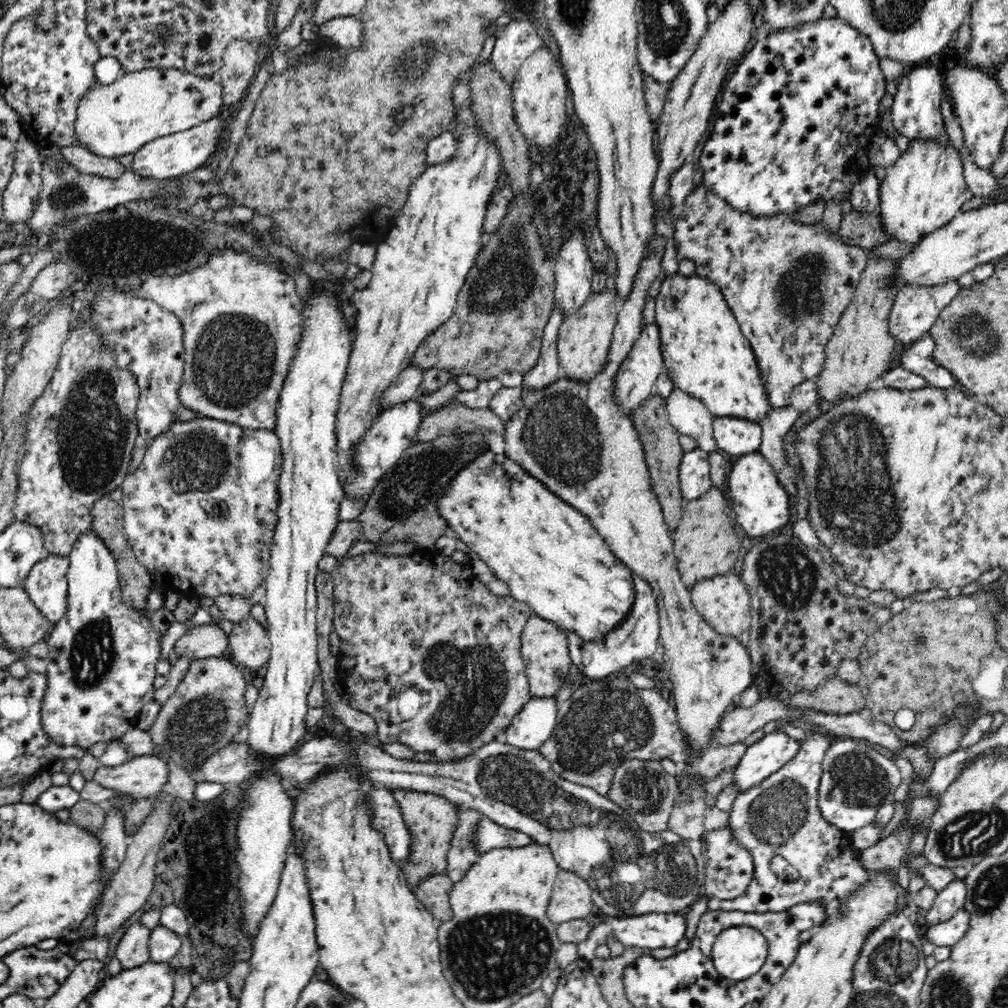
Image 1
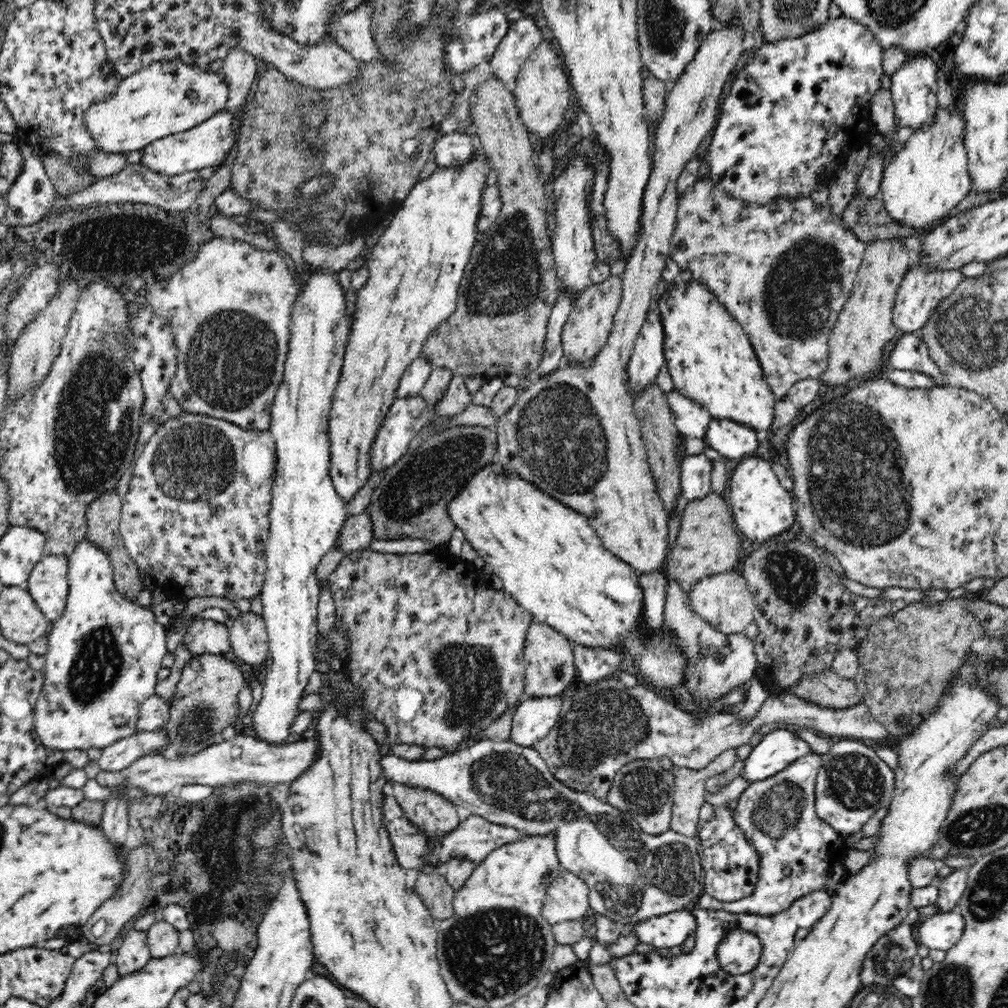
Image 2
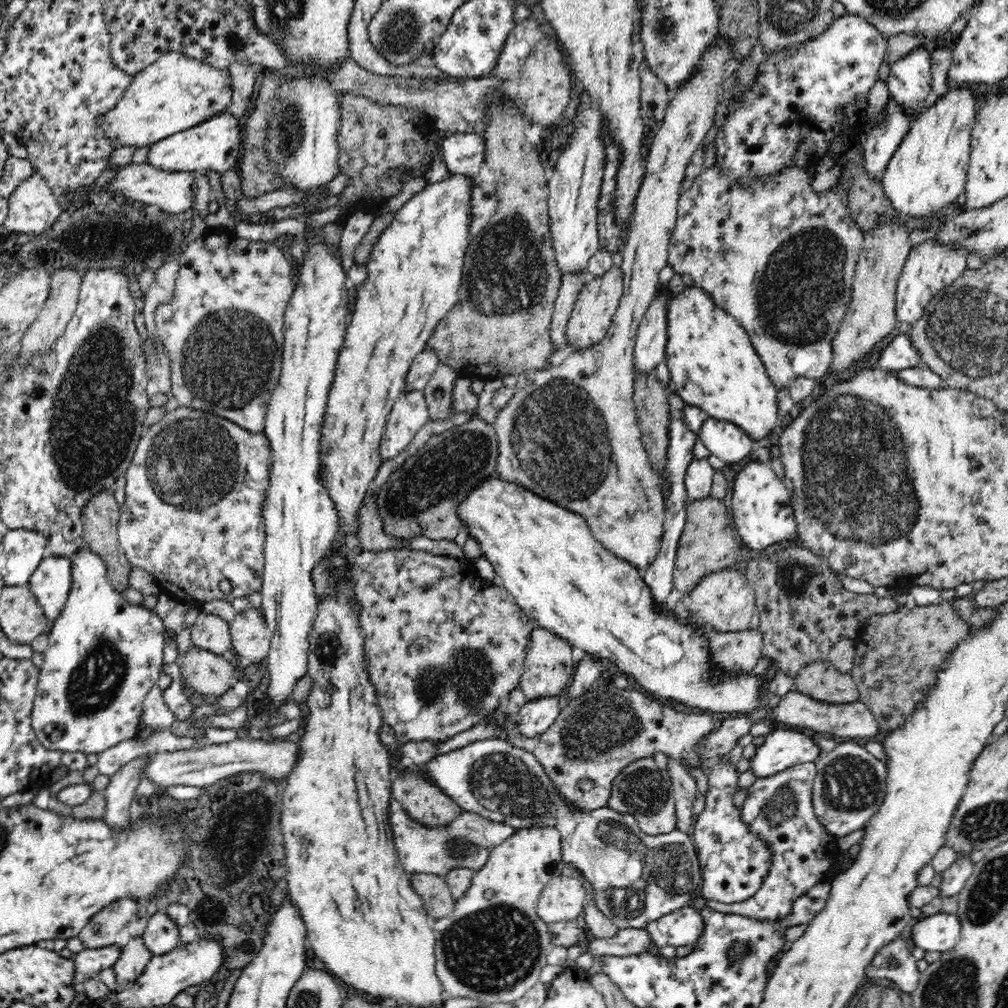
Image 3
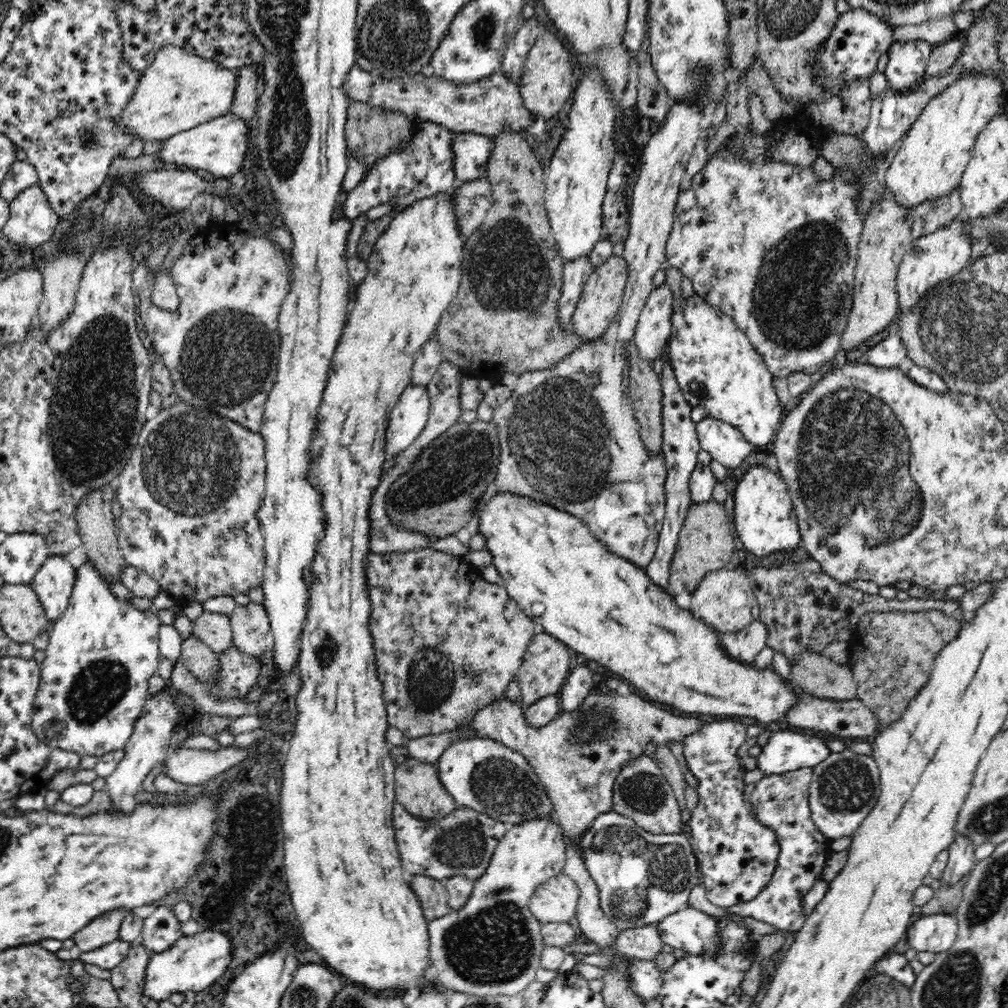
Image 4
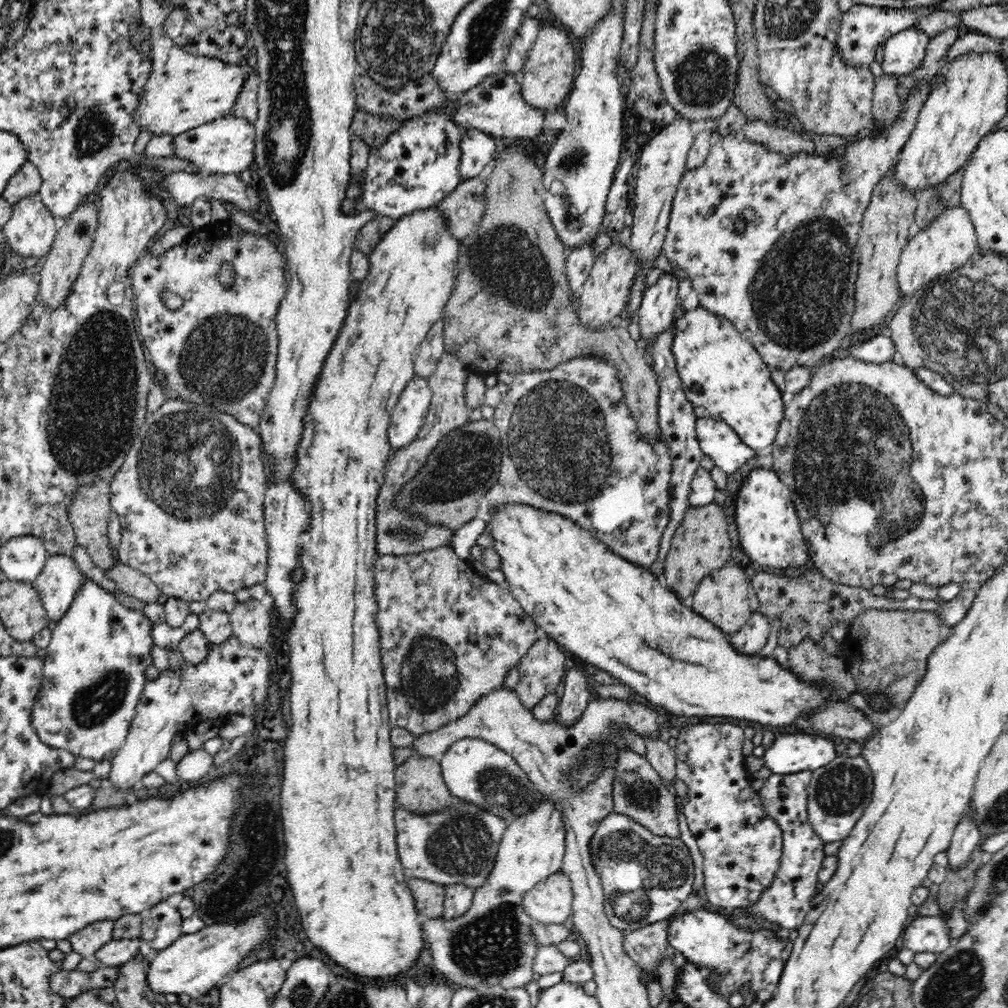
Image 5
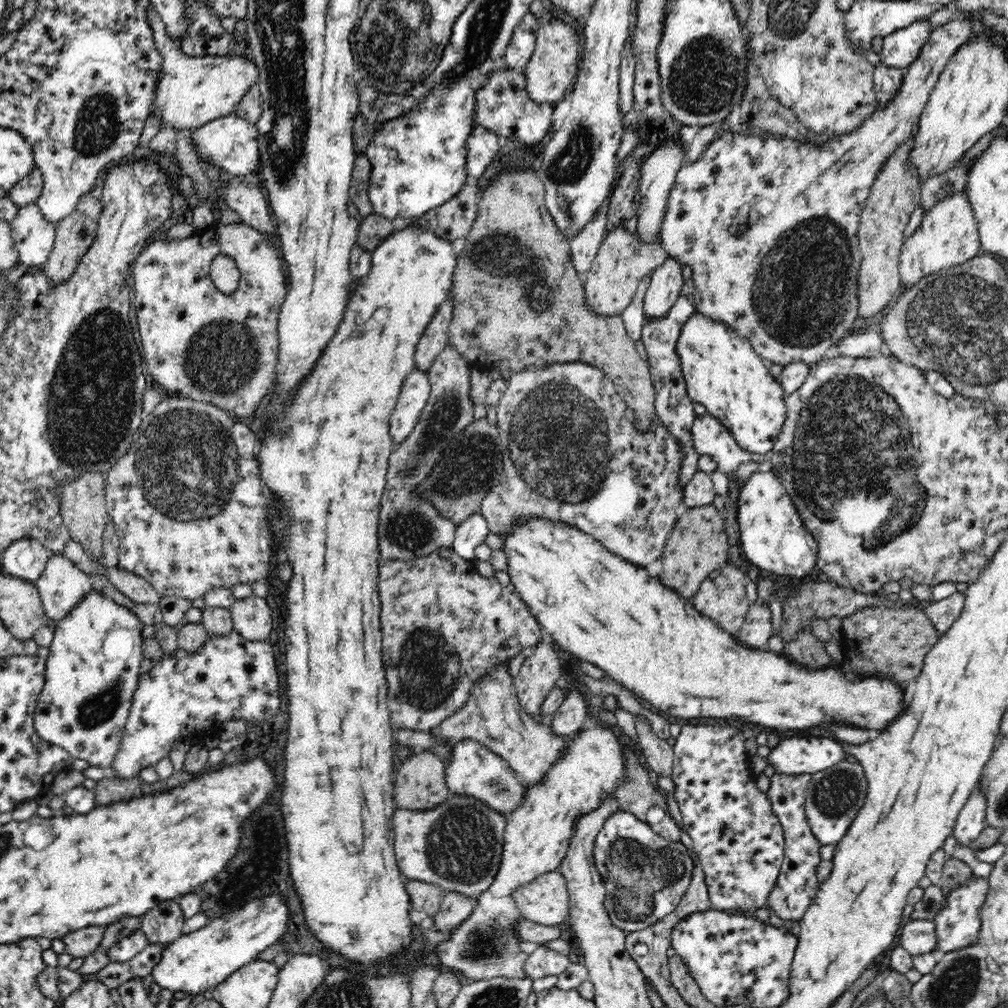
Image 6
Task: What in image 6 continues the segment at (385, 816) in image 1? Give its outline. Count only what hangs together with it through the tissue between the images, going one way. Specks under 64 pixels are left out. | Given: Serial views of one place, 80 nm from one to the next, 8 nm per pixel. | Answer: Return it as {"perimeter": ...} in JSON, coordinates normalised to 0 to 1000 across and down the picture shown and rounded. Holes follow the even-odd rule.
{"perimeter":[[[449,788],[440,796],[423,804],[393,802],[390,806],[391,845],[395,861],[408,873],[429,876],[442,885],[456,886],[464,891],[475,889],[488,877],[496,861],[503,810],[486,802],[481,796],[463,788]]]}

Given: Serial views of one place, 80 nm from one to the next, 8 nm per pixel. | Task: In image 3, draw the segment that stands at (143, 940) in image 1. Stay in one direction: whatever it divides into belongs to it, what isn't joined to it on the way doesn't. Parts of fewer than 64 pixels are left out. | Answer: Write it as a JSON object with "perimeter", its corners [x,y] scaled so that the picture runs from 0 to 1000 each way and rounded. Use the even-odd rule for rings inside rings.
{"perimeter":[[[135,930],[120,940],[119,951],[113,956],[113,965],[115,966],[115,975],[121,982],[131,978],[135,971],[139,969],[148,953],[151,951],[151,944],[145,940],[142,930]]]}

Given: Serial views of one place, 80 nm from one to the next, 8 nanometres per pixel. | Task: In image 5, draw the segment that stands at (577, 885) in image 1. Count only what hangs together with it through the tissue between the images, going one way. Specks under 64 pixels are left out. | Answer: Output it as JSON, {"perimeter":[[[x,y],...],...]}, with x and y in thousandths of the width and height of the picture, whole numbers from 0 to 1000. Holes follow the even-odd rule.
{"perimeter":[[[557,865],[546,867],[530,881],[518,887],[522,908],[540,917],[559,917],[567,909],[565,872]]]}

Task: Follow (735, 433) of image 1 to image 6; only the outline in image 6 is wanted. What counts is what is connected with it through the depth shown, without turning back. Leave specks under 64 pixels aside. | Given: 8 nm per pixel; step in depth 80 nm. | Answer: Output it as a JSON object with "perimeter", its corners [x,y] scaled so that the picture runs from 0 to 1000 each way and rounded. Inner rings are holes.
{"perimeter":[[[704,410],[690,413],[685,425],[687,441],[694,451],[705,452],[713,462],[713,466],[724,471],[736,458],[749,457],[755,465],[764,466],[764,459],[757,450],[750,450],[735,445],[724,428]]]}

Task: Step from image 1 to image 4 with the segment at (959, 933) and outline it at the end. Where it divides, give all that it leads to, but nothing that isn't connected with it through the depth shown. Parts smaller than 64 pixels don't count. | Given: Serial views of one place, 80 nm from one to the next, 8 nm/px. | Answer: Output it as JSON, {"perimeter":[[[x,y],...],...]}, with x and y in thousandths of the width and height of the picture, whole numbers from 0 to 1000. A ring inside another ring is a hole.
{"perimeter":[[[933,906],[913,910],[901,920],[898,933],[910,944],[937,944],[944,940],[950,927],[947,908]]]}

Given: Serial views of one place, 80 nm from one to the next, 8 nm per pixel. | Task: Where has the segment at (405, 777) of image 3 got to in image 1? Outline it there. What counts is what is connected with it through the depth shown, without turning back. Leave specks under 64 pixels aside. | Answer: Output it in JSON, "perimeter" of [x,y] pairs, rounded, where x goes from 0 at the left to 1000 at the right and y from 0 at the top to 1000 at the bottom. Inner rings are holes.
{"perimeter":[[[391,782],[390,791],[394,794],[401,815],[404,817],[411,838],[408,839],[406,854],[399,859],[404,875],[415,877],[427,867],[440,866],[443,859],[443,845],[447,840],[449,825],[454,819],[453,800],[443,792],[432,788]]]}

